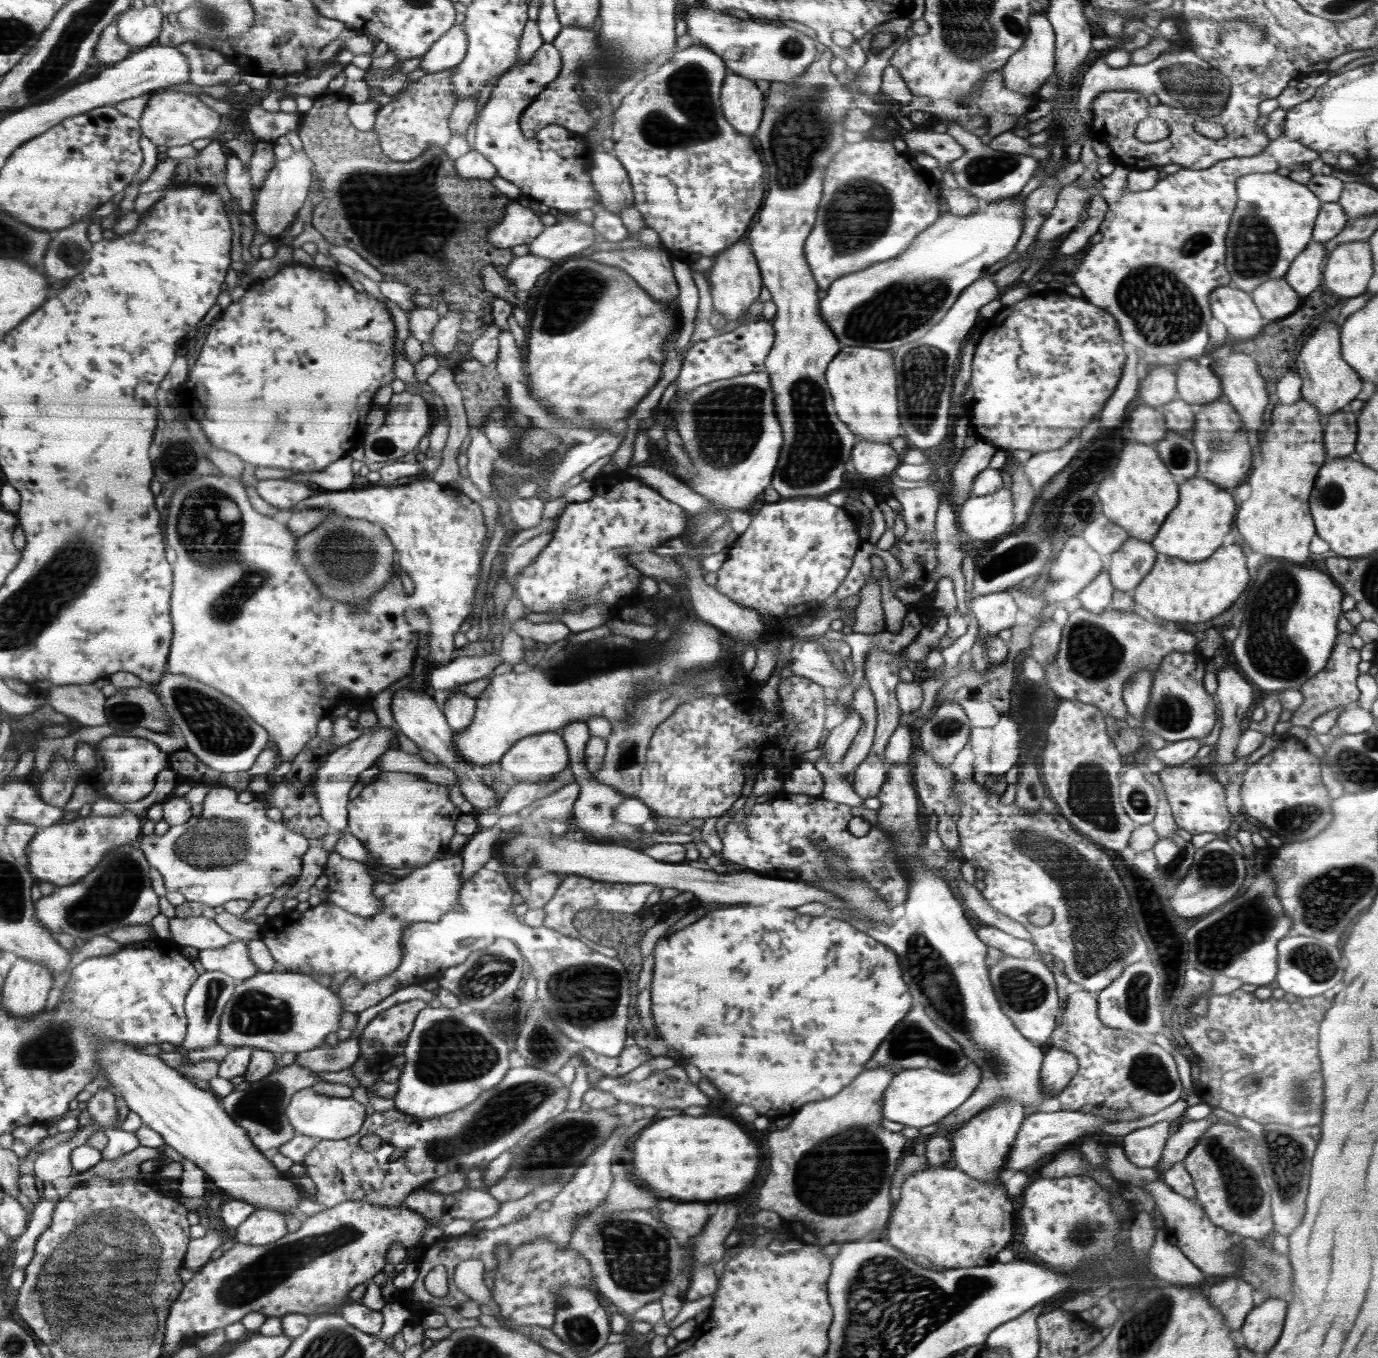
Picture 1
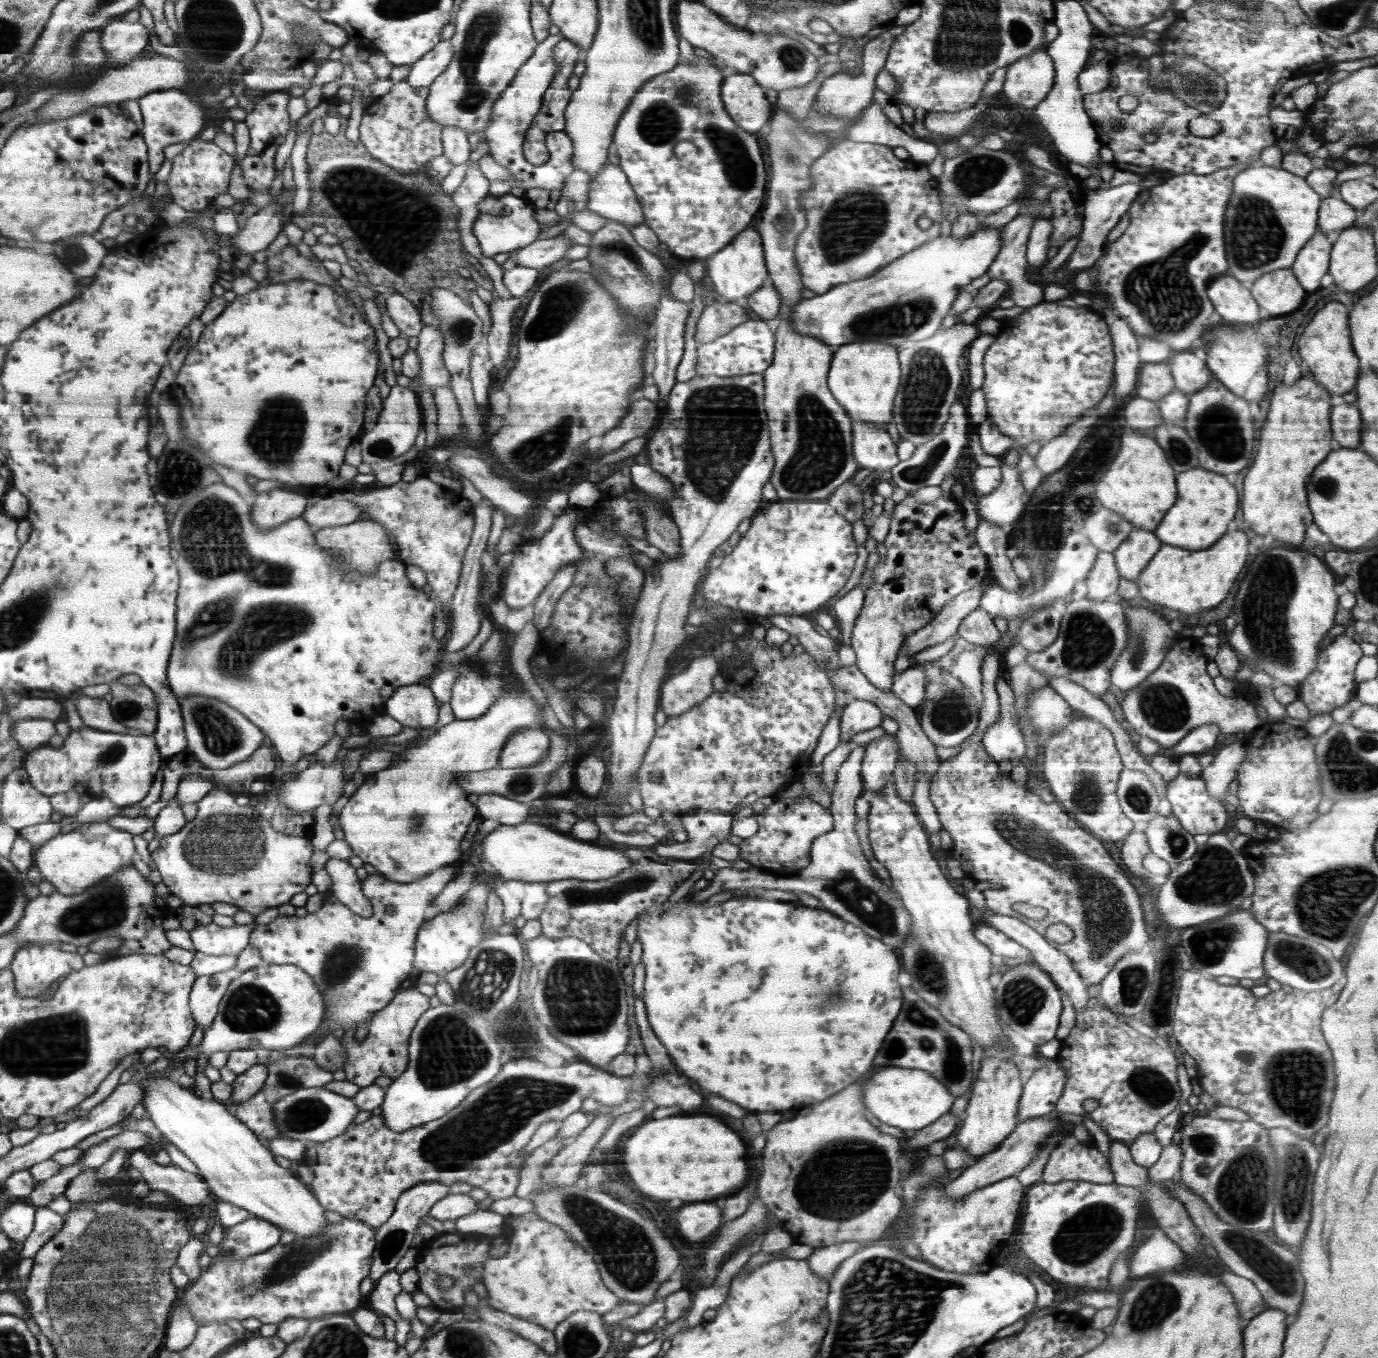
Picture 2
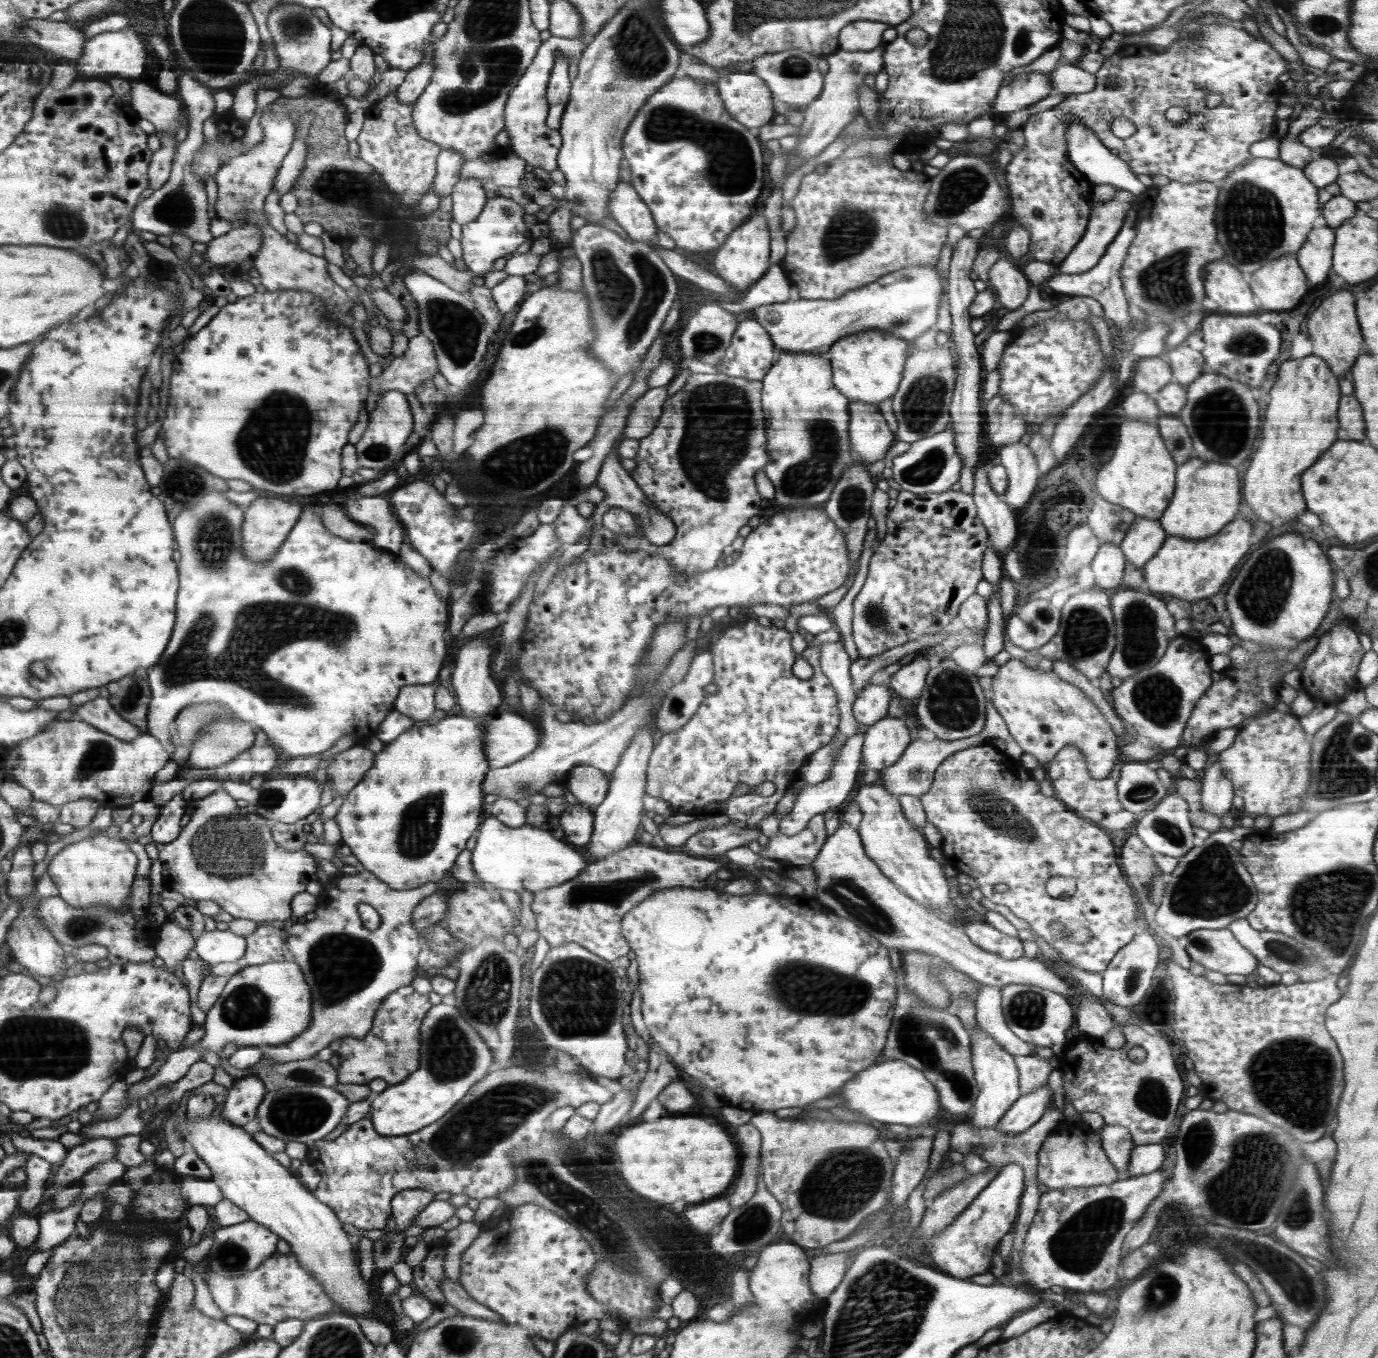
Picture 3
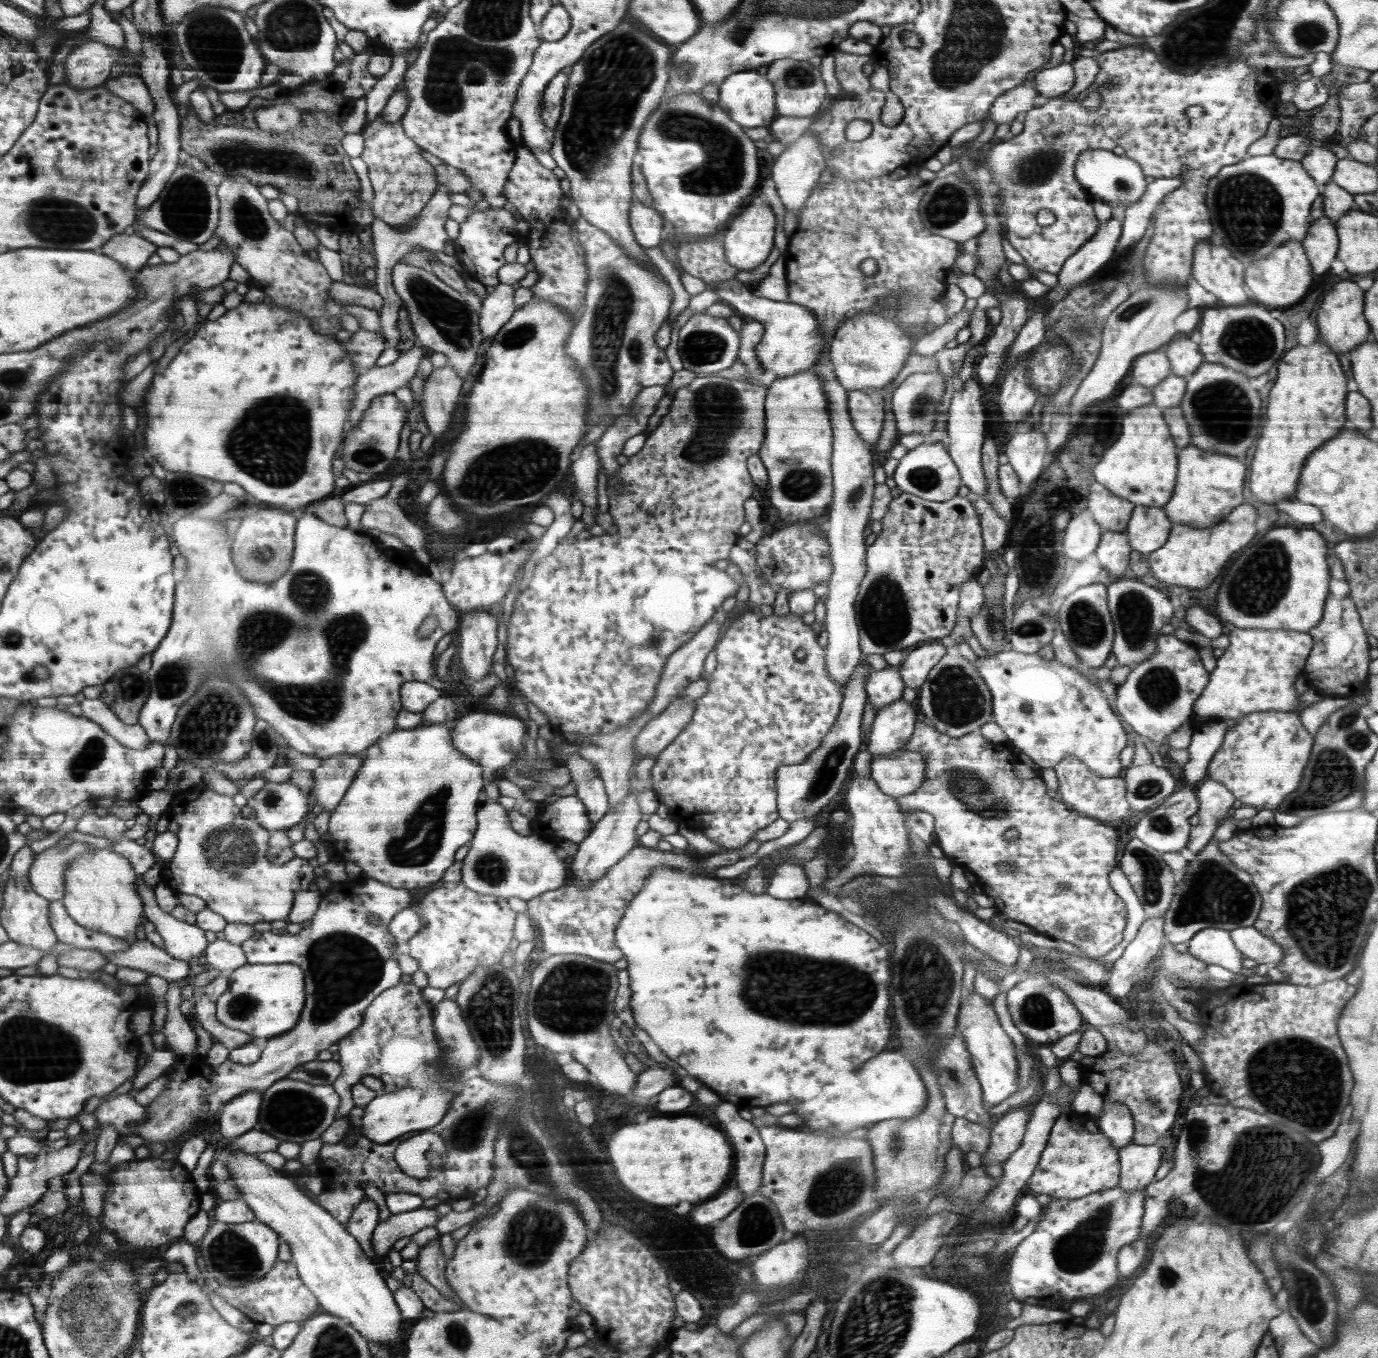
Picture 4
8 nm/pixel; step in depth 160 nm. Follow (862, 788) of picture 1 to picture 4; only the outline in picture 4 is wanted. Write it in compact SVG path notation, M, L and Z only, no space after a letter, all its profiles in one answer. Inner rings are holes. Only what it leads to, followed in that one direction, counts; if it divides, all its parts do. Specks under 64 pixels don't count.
M898 699L896 702L877 710L871 726L869 743L867 744L870 754L883 757L894 756L894 753L902 750L903 746L908 742L919 719L921 719L921 716L915 703L910 704L904 699Z

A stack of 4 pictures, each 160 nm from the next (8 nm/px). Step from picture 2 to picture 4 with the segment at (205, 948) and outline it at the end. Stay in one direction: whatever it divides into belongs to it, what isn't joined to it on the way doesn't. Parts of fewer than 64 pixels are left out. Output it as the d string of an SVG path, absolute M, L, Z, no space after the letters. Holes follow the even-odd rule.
M218 936L215 942L208 942L203 953L207 964L228 974L247 963L242 946L232 944Z

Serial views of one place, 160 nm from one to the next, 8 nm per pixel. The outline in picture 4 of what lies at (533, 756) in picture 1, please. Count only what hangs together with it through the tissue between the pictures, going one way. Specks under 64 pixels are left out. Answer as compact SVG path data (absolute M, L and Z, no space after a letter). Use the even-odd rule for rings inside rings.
M493 711L473 712L455 720L453 724L455 749L482 765L486 782L491 780L494 771L508 768L524 754L524 738L527 733L518 716Z

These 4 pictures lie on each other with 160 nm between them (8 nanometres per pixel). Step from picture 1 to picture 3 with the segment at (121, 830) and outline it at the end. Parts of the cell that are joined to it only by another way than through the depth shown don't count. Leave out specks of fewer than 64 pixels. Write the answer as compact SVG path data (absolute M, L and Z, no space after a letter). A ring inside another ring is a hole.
M102 833L92 834L92 837L87 837L61 849L50 861L46 873L49 878L52 878L52 882L57 884L58 897L69 902L70 905L82 909L92 905L104 905L106 909L120 911L126 904L128 894L131 894L130 886L134 882L134 876L137 873L136 866L140 862L136 860L136 855L137 853L132 850L130 843L125 843L120 837L110 838Z

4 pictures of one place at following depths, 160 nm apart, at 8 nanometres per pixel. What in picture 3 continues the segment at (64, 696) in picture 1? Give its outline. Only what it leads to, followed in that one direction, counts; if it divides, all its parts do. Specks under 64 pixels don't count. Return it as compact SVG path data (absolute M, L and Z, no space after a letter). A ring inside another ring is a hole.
M97 697L77 707L76 717L123 741L134 740L142 733L135 724L124 720L105 697Z

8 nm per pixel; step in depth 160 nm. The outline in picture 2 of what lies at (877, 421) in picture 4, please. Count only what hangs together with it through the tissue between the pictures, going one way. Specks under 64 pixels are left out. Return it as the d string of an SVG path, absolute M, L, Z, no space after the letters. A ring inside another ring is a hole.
M854 420L854 457L864 469L890 472L898 465L896 444L885 430Z

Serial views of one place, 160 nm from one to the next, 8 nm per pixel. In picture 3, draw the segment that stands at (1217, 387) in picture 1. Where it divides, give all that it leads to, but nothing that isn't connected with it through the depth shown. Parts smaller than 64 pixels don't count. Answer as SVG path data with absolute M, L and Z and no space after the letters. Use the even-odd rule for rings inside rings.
M1189 346L1170 348L1164 358L1170 365L1173 380L1183 385L1193 383L1206 370L1203 354Z

